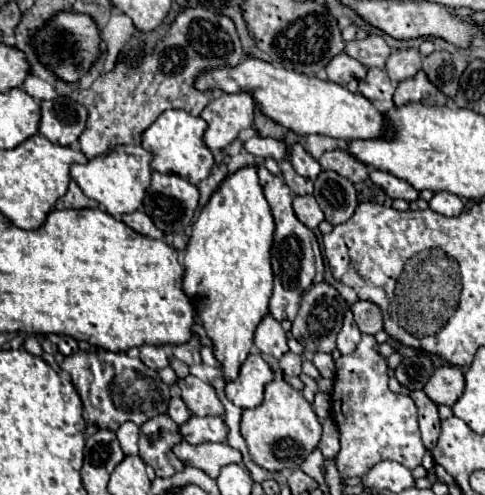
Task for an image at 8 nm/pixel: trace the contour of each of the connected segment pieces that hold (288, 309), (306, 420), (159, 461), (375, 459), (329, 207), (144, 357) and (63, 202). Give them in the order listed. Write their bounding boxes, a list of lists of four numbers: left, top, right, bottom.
[[254,162,325,320],[240,380,322,472],[140,414,184,476],[332,334,424,478],[312,172,358,226],[140,344,168,370],[56,180,98,210]]

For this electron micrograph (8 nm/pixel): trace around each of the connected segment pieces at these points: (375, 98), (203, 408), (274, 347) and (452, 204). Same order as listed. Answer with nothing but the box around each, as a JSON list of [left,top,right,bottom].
[[358,68,394,104],[176,376,224,416],[254,314,288,358],[428,192,464,216]]

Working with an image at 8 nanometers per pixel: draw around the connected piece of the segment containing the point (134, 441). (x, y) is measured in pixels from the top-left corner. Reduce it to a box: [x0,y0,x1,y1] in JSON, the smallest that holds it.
[116,422,138,456]

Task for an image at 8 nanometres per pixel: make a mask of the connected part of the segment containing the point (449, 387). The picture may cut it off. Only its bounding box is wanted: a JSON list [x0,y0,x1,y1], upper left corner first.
[424,366,466,406]

